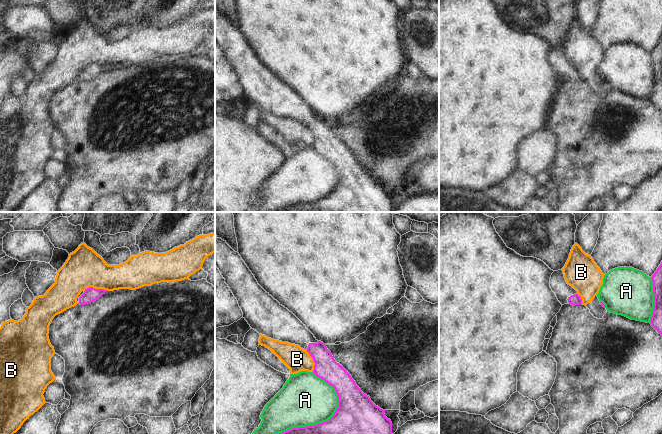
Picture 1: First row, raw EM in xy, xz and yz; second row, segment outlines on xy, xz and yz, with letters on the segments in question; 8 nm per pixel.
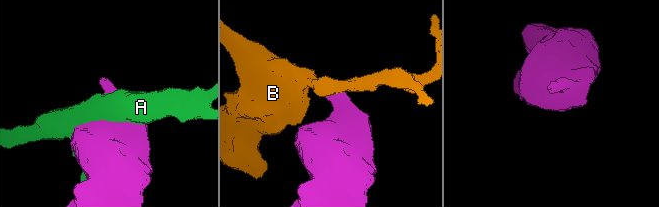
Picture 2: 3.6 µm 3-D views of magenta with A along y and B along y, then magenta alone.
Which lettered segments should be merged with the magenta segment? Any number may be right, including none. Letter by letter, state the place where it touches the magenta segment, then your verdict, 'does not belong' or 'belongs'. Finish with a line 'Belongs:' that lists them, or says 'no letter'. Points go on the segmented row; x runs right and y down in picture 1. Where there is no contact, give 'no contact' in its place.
A: xz (320, 423) | does not belong
B: xy (96, 289) | does not belong
Belongs: no letter

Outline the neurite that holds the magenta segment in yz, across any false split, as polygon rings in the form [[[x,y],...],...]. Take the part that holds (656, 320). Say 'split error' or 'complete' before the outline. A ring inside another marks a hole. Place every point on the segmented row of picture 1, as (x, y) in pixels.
complete; [[[662,262],[651,279],[653,281],[654,309],[650,324],[662,335]]]

